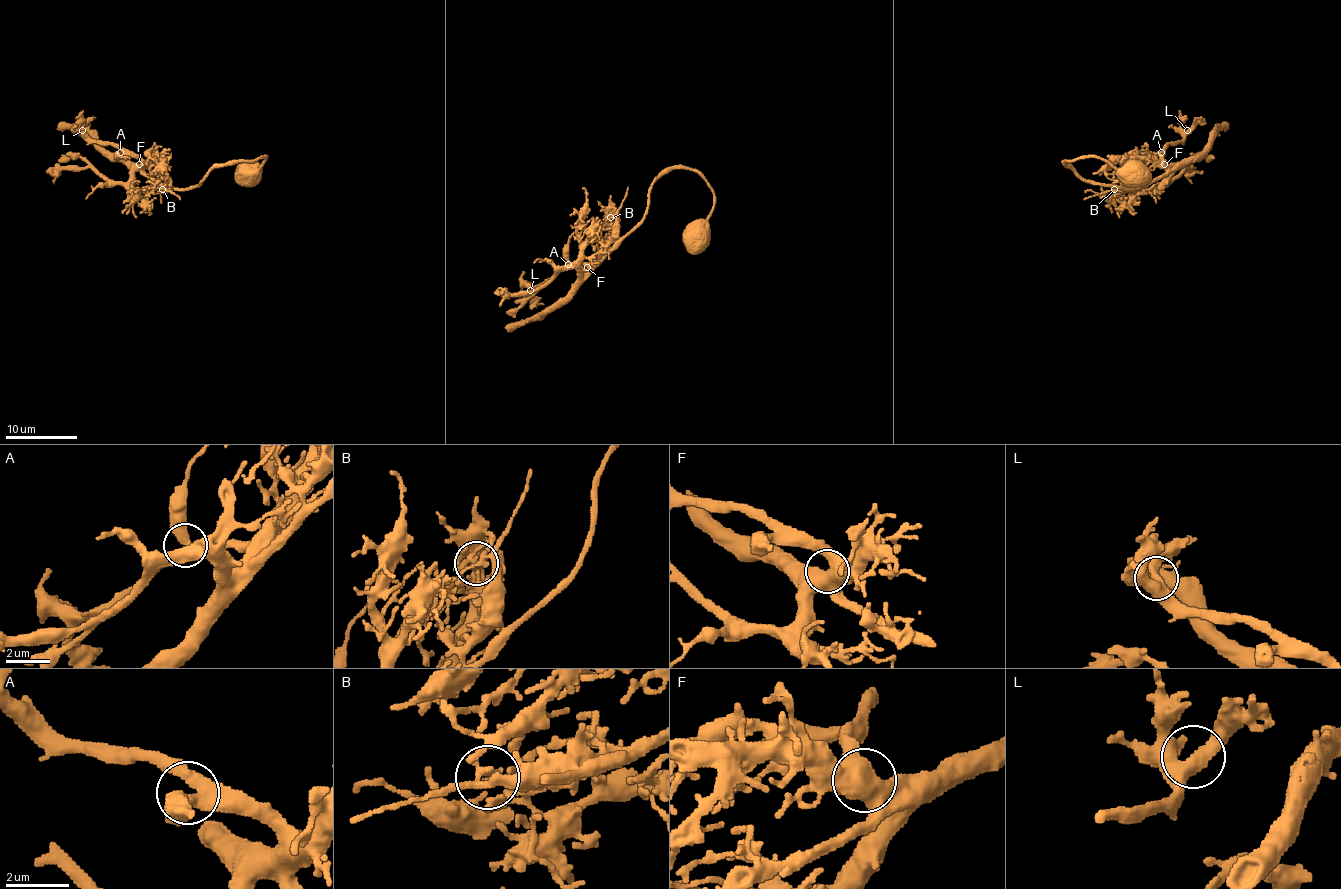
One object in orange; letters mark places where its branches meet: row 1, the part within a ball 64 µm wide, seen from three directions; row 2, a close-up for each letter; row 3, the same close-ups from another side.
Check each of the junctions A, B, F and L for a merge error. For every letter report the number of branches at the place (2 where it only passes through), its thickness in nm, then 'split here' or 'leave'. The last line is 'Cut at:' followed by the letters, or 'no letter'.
A: 3 | 360 nm | leave
B: 3 | 170 nm | leave
F: 3 | 550 nm | leave
L: 3 | 380 nm | leave
Cut at: no letter

